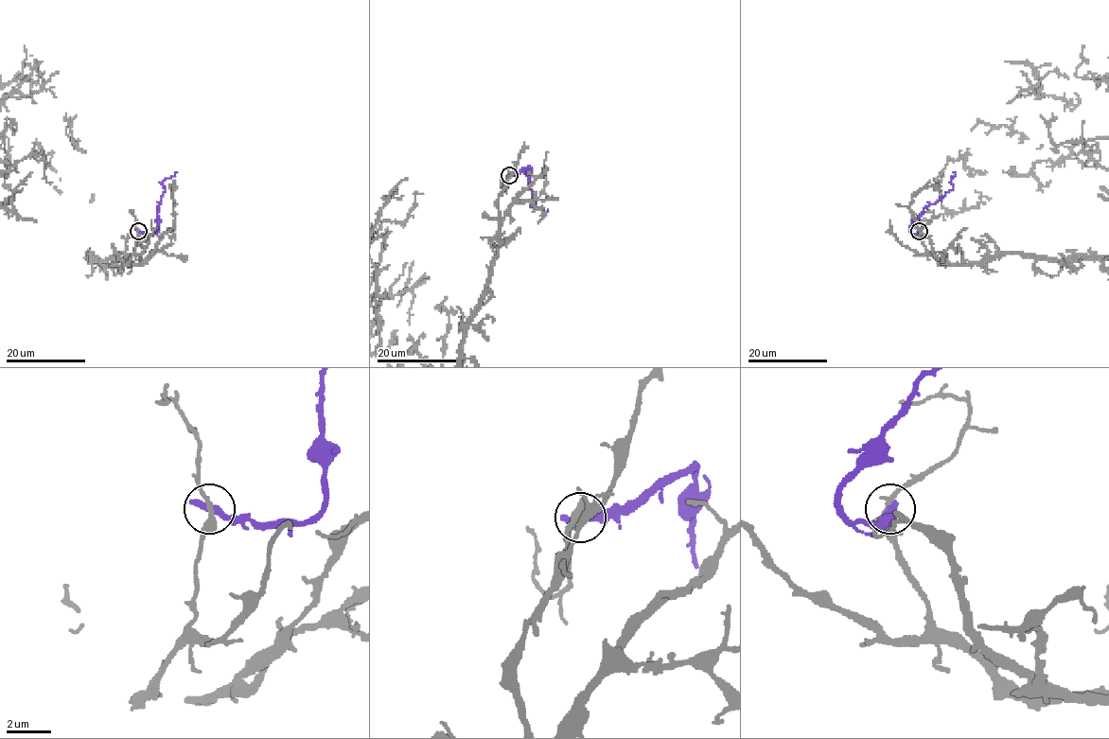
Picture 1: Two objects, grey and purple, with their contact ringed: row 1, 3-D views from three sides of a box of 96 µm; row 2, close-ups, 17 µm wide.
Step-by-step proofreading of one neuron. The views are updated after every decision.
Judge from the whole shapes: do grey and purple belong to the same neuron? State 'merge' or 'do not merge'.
do not merge

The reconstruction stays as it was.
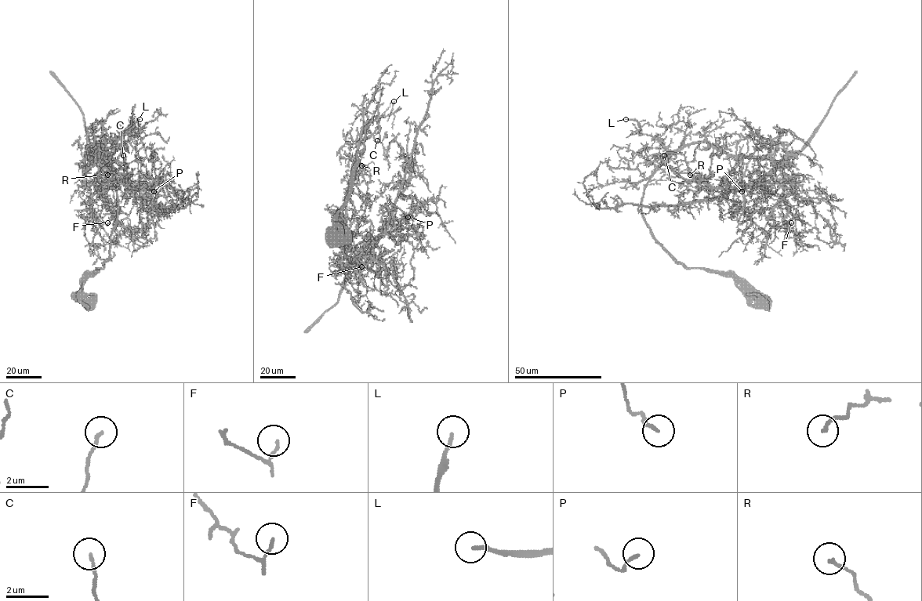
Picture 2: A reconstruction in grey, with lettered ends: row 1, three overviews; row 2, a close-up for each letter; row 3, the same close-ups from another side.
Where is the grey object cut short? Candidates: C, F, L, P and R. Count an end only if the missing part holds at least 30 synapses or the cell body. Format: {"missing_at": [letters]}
{"missing_at": ["L"]}

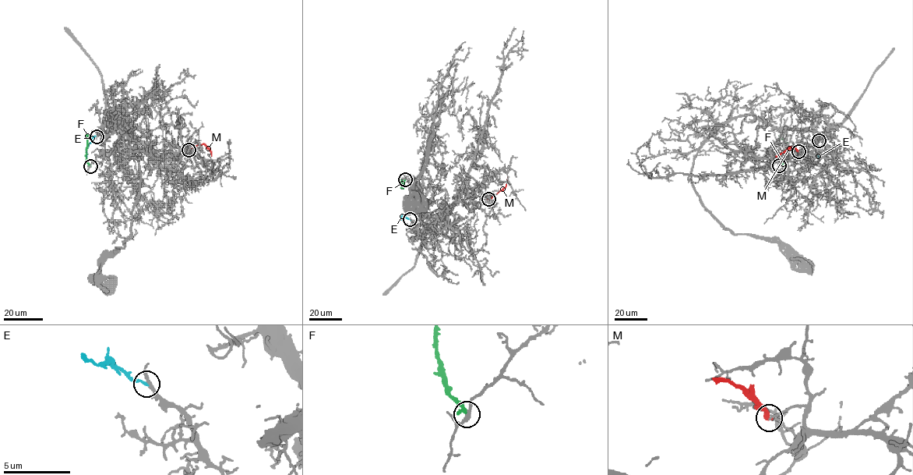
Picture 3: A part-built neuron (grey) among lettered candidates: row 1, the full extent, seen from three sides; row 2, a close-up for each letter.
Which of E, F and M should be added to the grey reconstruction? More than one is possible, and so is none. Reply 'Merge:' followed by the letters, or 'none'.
Merge: E

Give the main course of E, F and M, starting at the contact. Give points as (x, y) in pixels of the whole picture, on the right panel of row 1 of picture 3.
E: (819, 140), (816, 150), (819, 157)
F: (779, 165), (786, 160), (787, 146), (781, 138), (778, 139)
M: (798, 151), (790, 147), (775, 157)

